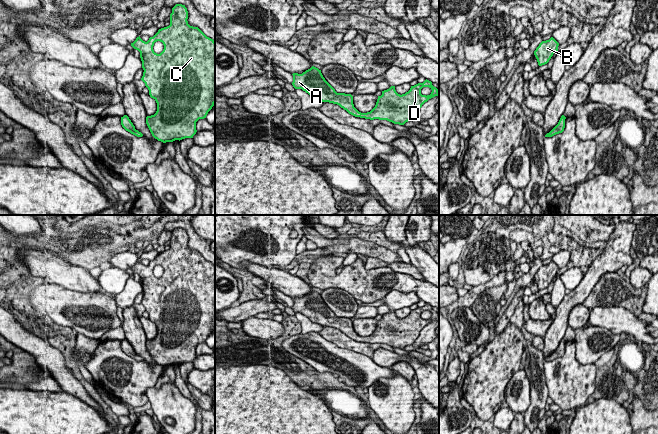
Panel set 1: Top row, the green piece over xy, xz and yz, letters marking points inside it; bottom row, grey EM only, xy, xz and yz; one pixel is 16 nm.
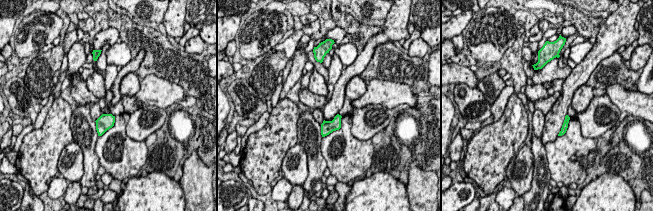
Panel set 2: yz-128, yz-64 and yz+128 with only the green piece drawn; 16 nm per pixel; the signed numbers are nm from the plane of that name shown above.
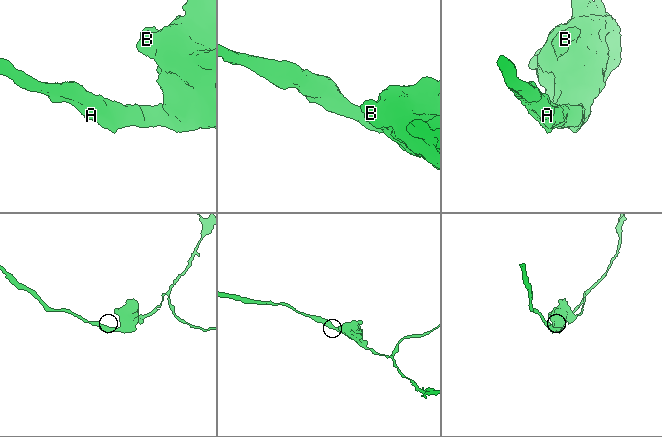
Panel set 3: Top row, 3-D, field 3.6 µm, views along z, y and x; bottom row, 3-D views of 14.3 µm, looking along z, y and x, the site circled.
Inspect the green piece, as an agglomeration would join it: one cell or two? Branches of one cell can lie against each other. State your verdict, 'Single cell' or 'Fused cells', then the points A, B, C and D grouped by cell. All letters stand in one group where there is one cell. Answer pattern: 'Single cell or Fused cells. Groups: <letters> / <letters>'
Single cell. Groups: A B C D

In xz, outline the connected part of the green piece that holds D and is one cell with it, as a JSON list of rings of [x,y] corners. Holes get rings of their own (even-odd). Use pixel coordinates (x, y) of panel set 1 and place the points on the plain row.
[[[312,290],[302,298],[293,297],[292,299],[293,311],[302,313],[313,323],[337,328],[355,341],[387,344],[399,349],[413,345],[422,329],[429,323],[439,319],[438,313],[427,303],[423,307],[411,310],[410,314],[402,319],[396,316],[395,310],[391,310],[389,313],[382,315],[382,319],[378,320],[376,329],[370,336],[361,337],[354,331],[353,320],[351,318],[337,317],[325,304],[318,292]],[[423,311],[429,311],[432,314],[431,318],[422,319],[421,313]]]

